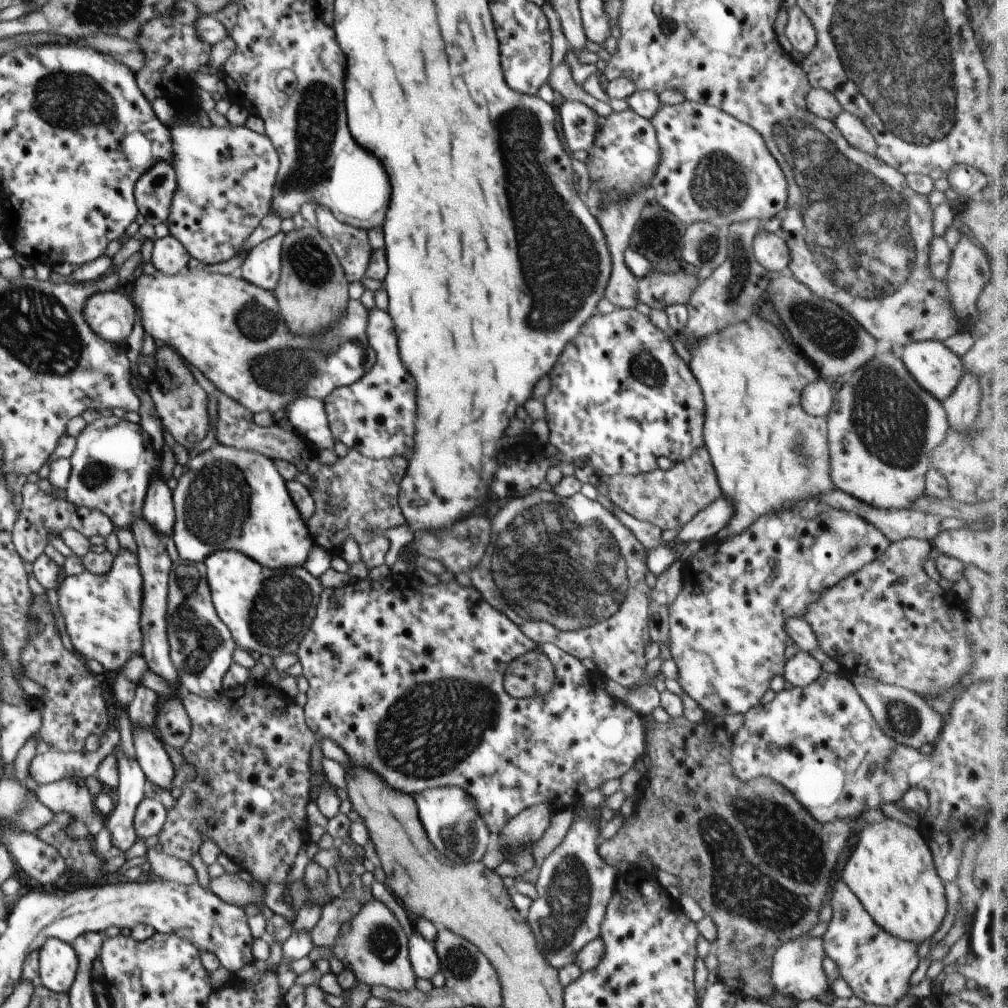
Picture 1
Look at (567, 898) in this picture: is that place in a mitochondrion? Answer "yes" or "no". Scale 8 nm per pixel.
yes

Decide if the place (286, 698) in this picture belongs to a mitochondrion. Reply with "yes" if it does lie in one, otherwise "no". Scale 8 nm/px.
no

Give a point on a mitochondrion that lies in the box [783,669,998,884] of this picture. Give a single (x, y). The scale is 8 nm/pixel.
(899, 716)

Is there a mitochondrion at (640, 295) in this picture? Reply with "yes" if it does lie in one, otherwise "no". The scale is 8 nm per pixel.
no

